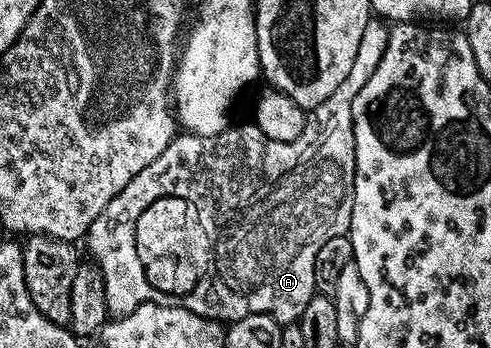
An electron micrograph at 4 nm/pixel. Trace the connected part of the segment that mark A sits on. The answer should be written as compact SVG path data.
M374 17L368 25L364 25L364 34L360 36L360 46L356 49L356 61L352 61L352 70L344 81L340 81L340 89L332 93L319 107L309 112L304 129L296 141L272 141L260 133L253 124L231 125L226 128L234 139L244 141L250 157L262 165L270 175L270 185L266 185L264 193L264 221L244 221L244 235L240 235L240 243L230 243L230 211L222 213L222 203L228 207L228 201L200 201L196 203L200 215L200 227L208 239L208 261L204 263L200 275L184 275L184 285L175 293L173 302L177 306L188 309L205 319L216 319L229 325L249 315L270 315L283 325L297 324L301 320L304 309L308 309L308 301L316 294L314 290L314 274L316 273L316 253L328 241L328 237L345 235L350 230L352 221L352 201L354 200L354 174L356 173L356 149L354 148L354 122L352 121L352 101L372 73L376 73L376 65L380 65L380 57L384 57L384 49L388 49L390 27L381 18Z

